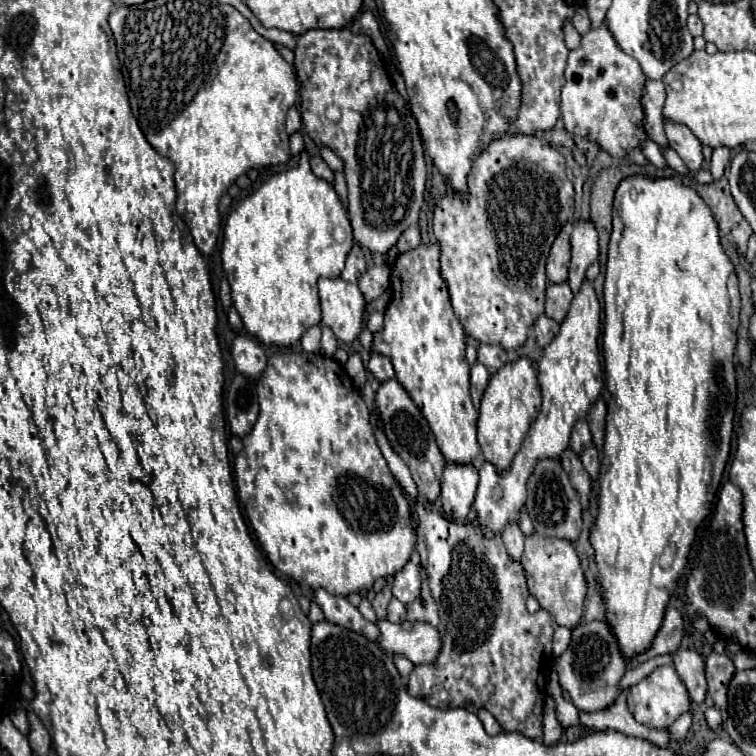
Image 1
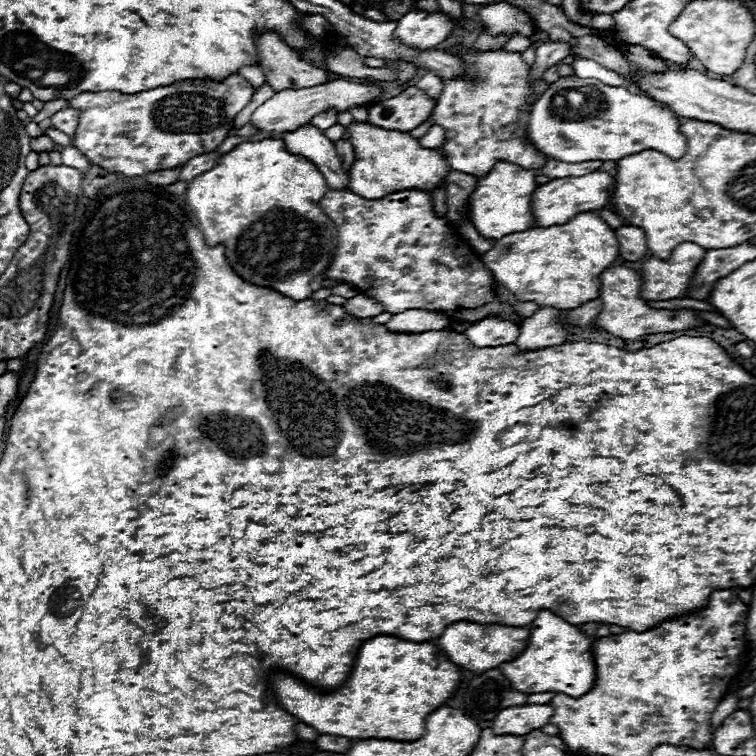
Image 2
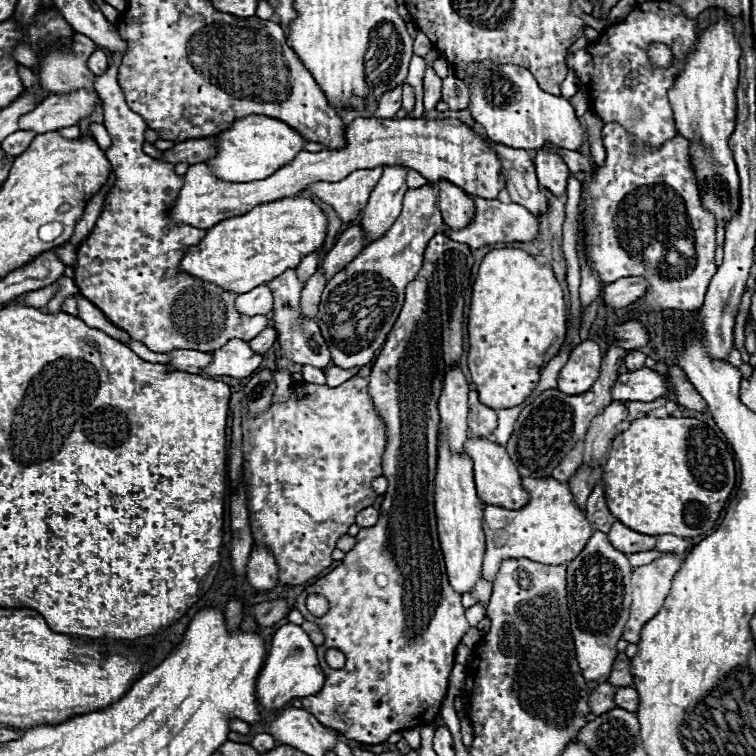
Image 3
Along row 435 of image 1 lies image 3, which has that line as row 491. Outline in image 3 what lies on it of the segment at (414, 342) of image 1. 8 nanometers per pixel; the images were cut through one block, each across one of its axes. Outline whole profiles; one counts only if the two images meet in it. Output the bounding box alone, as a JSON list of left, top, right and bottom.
[434,434,486,592]

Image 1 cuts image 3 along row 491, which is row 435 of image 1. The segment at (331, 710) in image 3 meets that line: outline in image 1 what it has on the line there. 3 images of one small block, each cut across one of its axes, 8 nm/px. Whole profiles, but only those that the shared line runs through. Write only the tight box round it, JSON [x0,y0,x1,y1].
[376,378,446,502]

